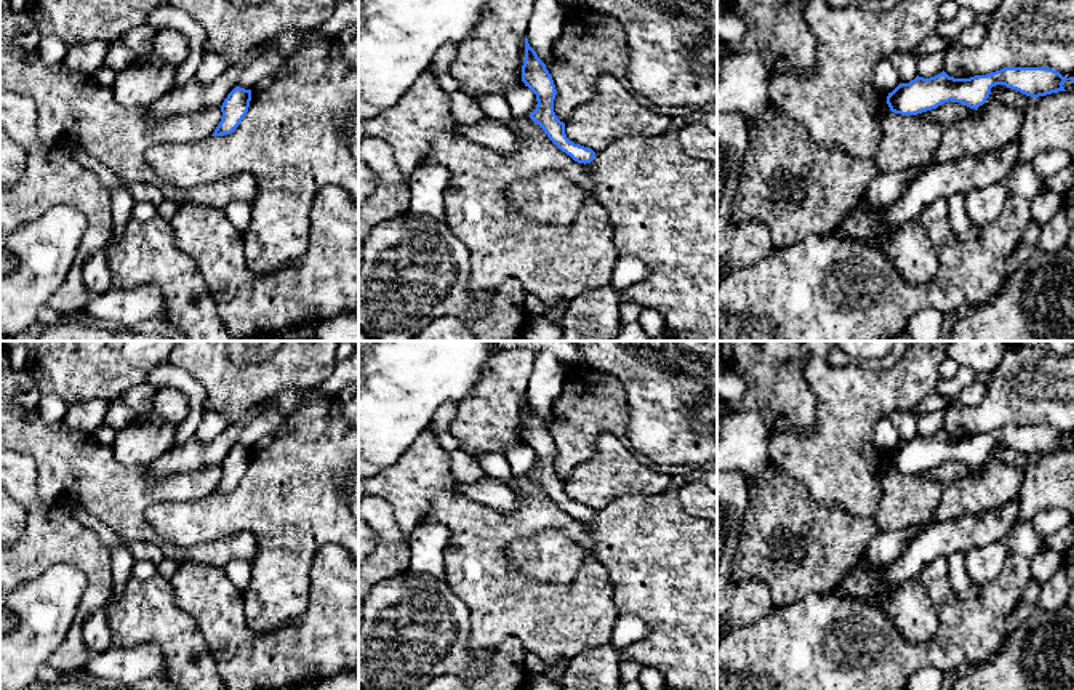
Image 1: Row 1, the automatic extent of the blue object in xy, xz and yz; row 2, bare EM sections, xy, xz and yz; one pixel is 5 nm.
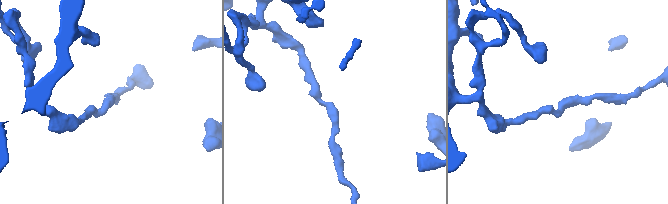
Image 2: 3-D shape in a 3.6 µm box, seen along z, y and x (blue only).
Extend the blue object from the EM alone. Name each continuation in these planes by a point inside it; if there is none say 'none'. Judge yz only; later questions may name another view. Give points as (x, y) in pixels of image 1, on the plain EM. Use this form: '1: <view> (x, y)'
none

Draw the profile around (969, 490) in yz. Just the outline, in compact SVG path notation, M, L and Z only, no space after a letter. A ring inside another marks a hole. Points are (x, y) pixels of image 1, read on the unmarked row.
M992 455L978 467L949 459L919 472L944 485L933 519L909 530L877 533L868 544L868 560L874 565L888 565L901 557L914 538L930 525L999 509L1020 498L1024 472L1021 467L1007 464Z

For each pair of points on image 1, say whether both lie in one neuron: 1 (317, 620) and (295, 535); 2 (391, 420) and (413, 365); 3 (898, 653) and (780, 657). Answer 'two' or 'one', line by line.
1: two
2: one
3: one

